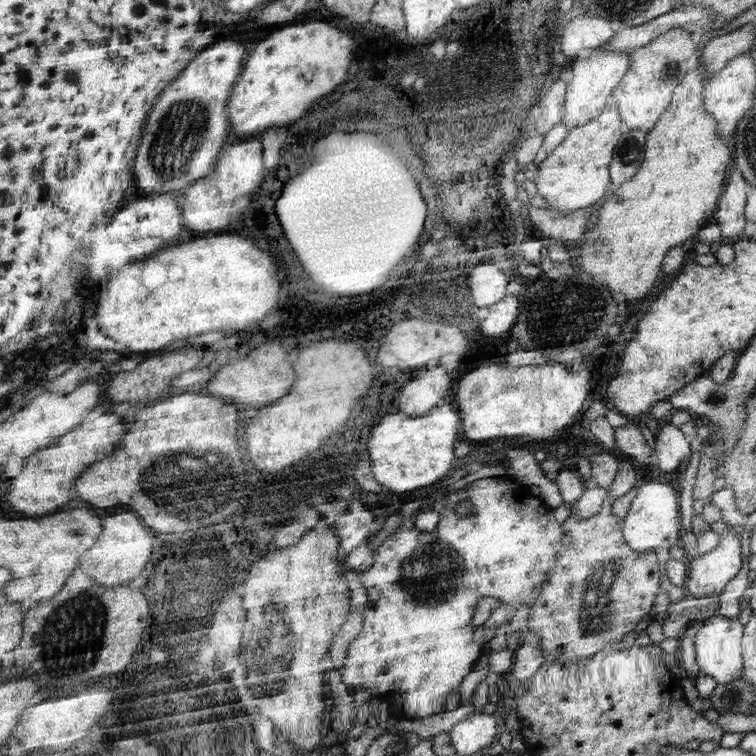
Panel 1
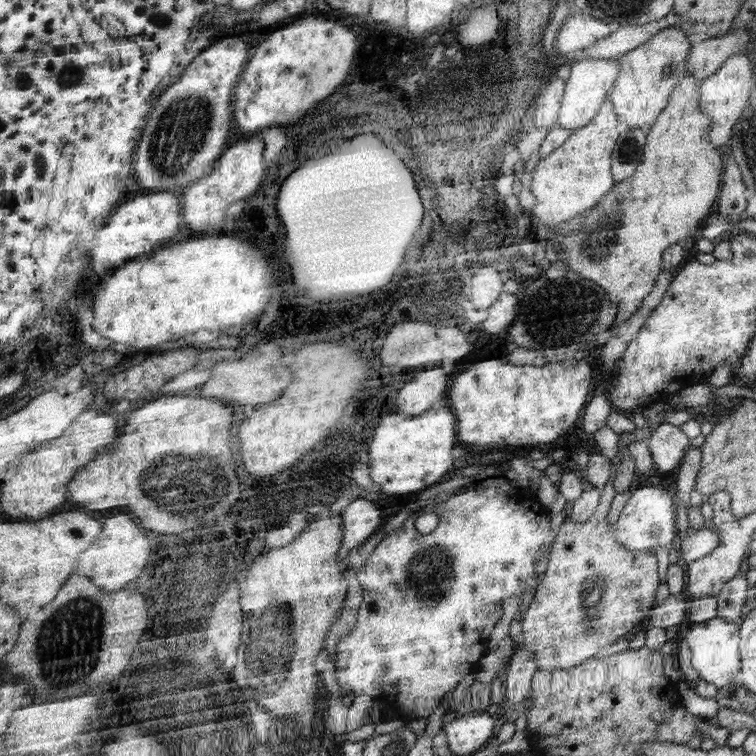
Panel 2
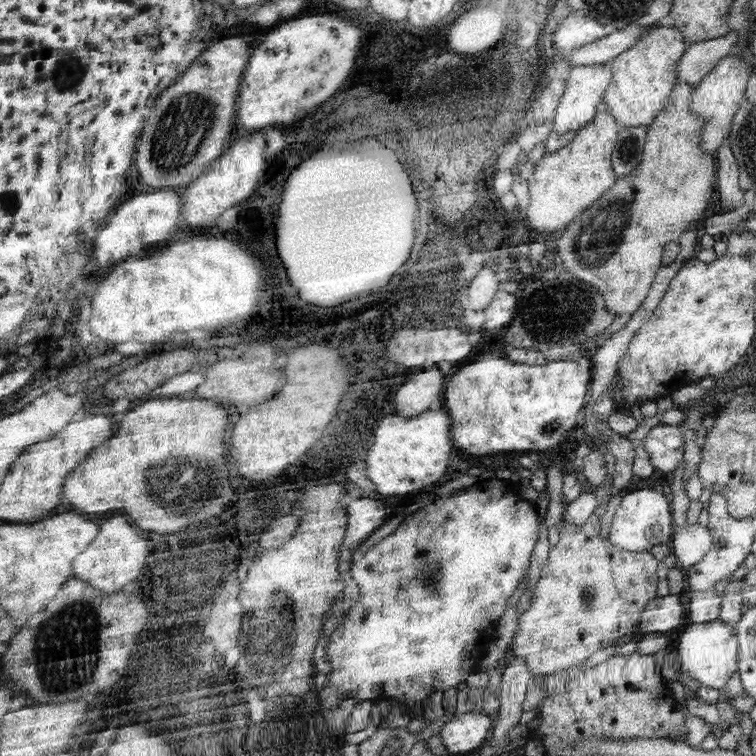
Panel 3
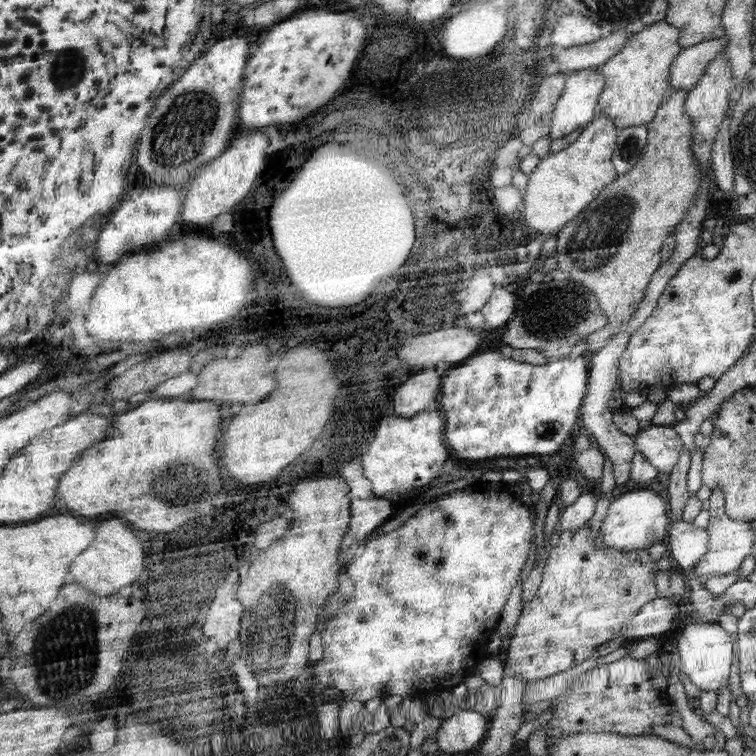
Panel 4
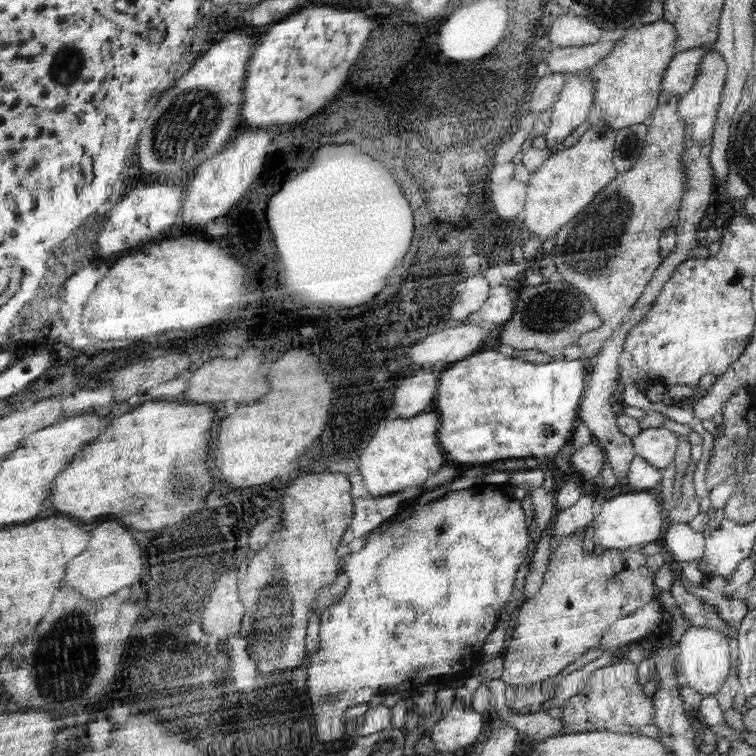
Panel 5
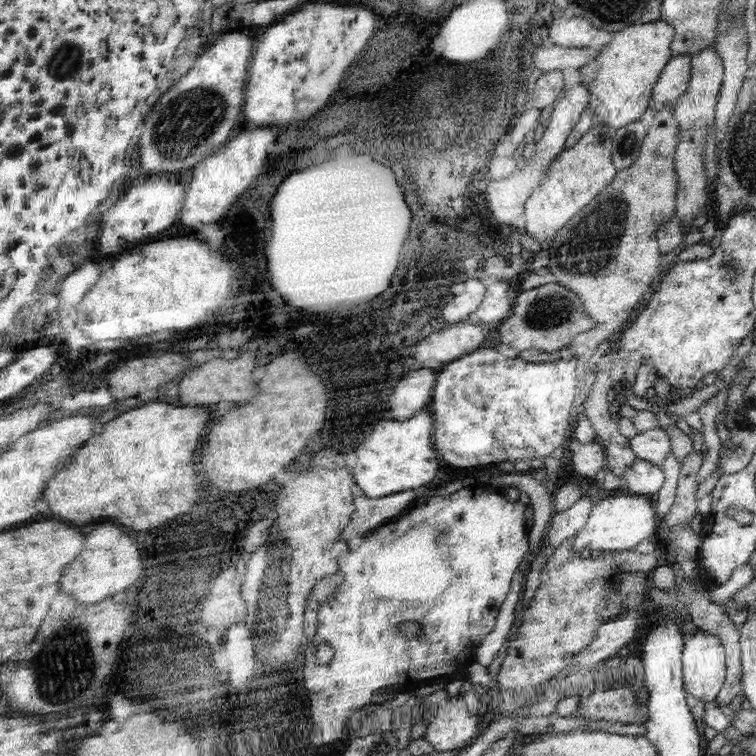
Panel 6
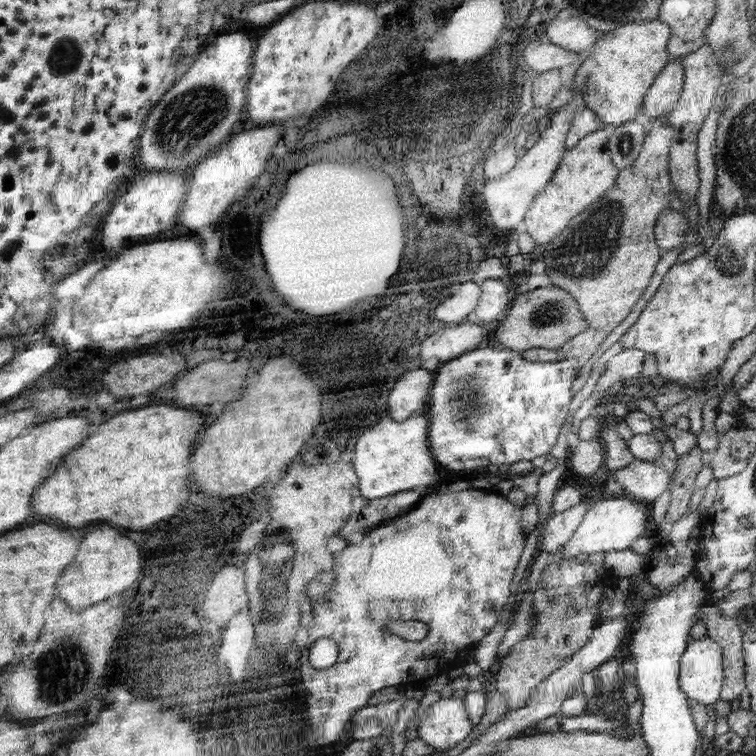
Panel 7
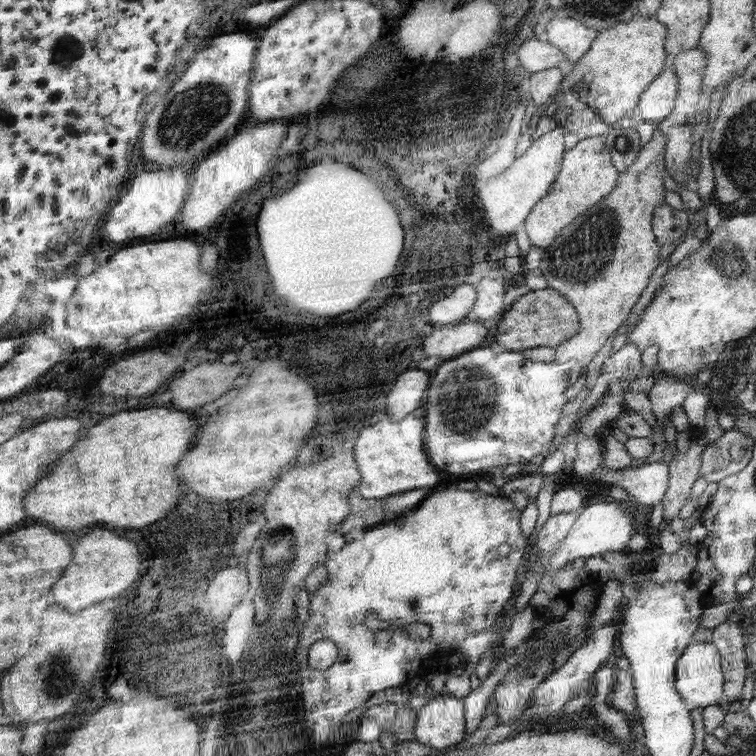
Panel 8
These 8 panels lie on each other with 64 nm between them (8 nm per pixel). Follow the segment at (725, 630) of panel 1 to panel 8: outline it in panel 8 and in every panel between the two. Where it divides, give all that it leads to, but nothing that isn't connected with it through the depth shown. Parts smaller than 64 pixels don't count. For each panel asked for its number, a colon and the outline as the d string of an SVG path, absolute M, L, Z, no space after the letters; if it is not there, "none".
2: M713 618L703 624L693 624L683 638L685 646L691 652L689 666L697 672L699 680L713 686L715 690L729 688L731 680L739 674L739 624L729 624L723 618Z
3: M709 622L709 624L689 624L685 632L679 636L677 646L681 658L681 674L689 674L695 682L703 688L711 688L721 692L727 688L727 680L737 670L737 638L735 630L723 622Z
4: M685 622L685 628L679 634L677 654L681 656L683 662L683 676L701 692L717 692L717 688L725 688L725 684L729 684L733 648L729 634L719 624Z
5: M691 626L685 636L681 638L681 662L683 662L683 678L687 680L685 684L701 694L703 698L715 696L729 678L729 666L731 666L731 656L729 656L729 644L727 640L713 628L701 628L701 626Z
6: M707 632L687 636L683 652L685 690L699 698L703 704L711 704L719 696L721 682L725 682L725 654L719 640Z
7: M691 640L681 658L679 682L681 690L689 696L689 702L697 702L699 706L713 706L713 702L719 702L725 674L721 668L721 650L713 640Z
8: M693 642L675 668L677 692L689 704L689 710L717 706L721 698L721 686L725 686L725 674L719 670L719 652L711 644Z

